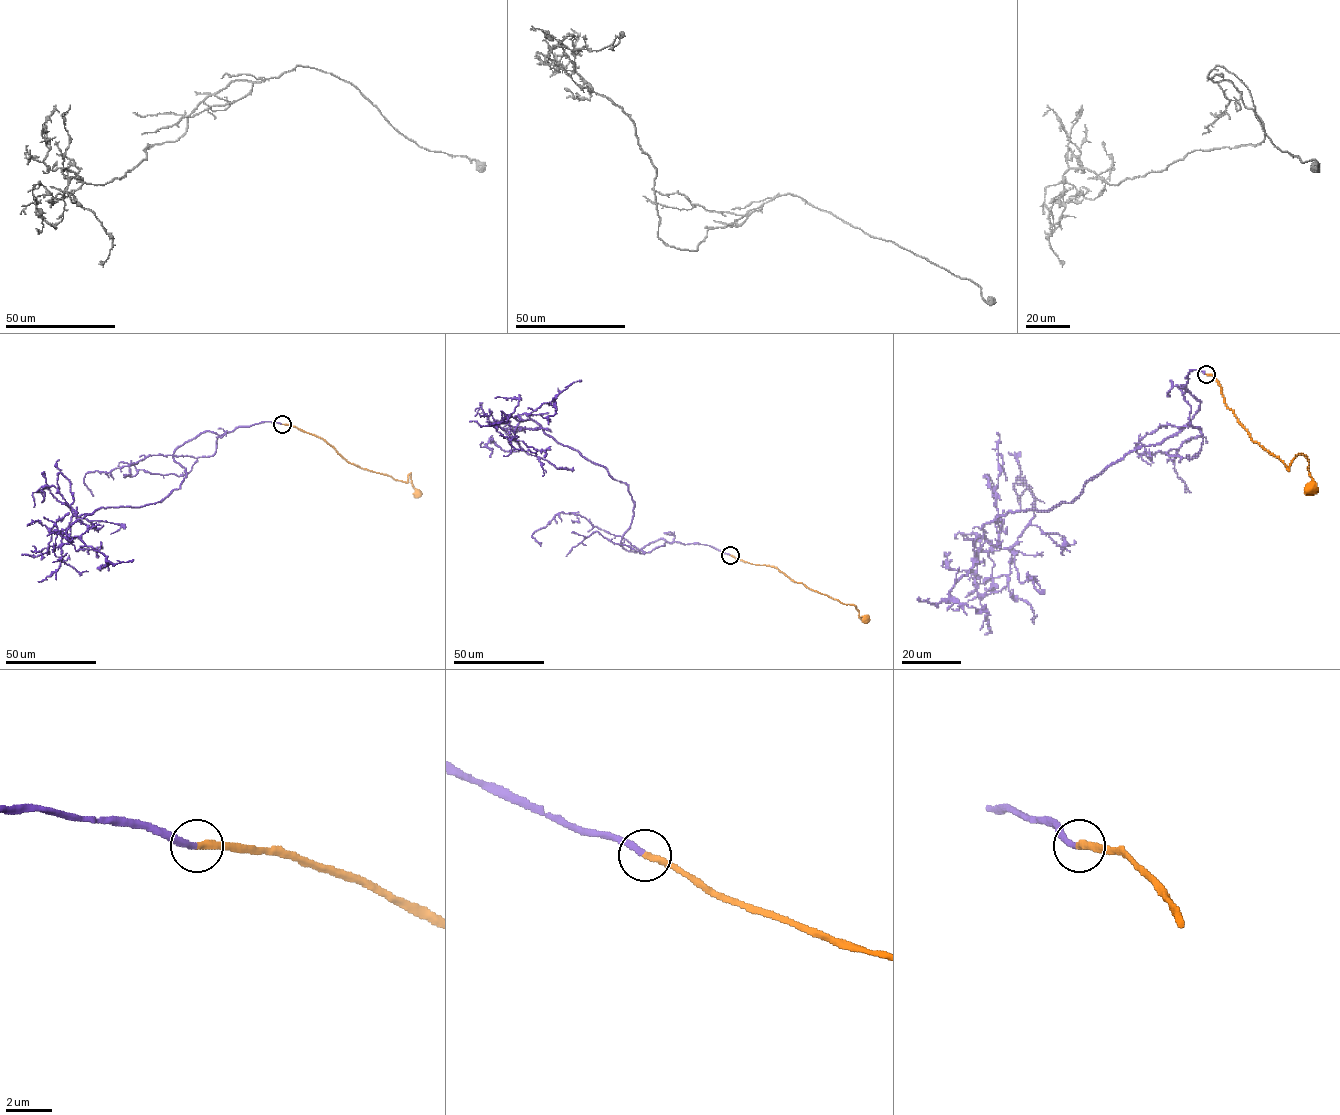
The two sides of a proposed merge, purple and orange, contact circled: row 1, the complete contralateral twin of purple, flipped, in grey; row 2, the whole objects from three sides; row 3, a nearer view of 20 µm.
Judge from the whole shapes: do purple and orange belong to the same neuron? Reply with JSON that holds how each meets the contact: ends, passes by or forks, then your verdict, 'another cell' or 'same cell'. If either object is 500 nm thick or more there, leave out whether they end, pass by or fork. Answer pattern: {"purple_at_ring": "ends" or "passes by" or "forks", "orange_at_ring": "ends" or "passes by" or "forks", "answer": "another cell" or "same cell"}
{"purple_at_ring": "ends", "orange_at_ring": "ends", "answer": "same cell"}

